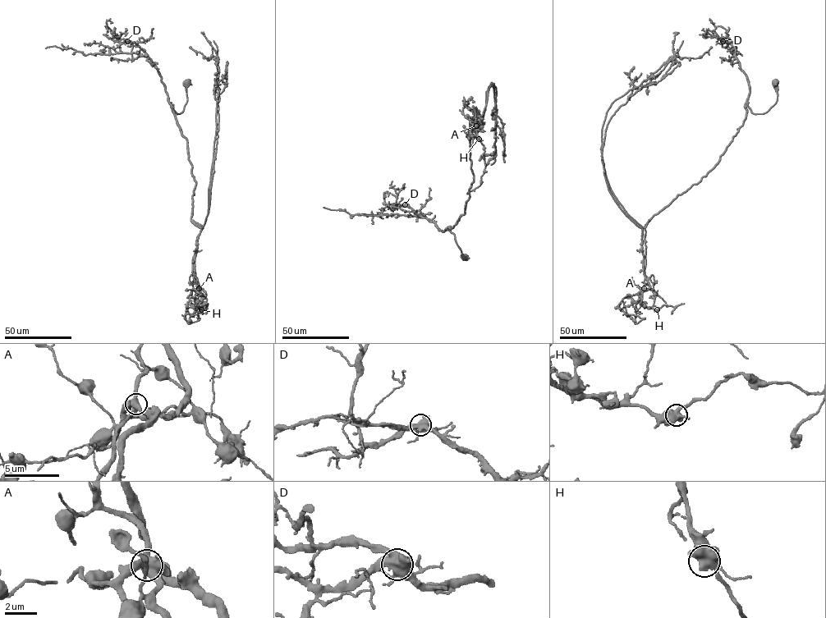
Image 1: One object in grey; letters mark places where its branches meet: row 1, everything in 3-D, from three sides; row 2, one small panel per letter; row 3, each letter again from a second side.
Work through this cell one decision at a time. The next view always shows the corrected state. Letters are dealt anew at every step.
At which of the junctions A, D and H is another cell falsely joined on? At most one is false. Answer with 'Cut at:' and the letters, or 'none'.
Cut at: A

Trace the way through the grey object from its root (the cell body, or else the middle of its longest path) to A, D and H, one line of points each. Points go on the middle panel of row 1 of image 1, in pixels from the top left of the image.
A: (464, 256), (449, 227), (464, 213), (470, 197), (469, 131), (474, 123), (479, 129), (479, 119), (476, 125)
D: (464, 256), (464, 259), (448, 227), (440, 231), (404, 204)
H: (464, 256), (449, 227), (464, 213), (473, 180), (469, 131), (483, 123), (476, 130), (479, 139)

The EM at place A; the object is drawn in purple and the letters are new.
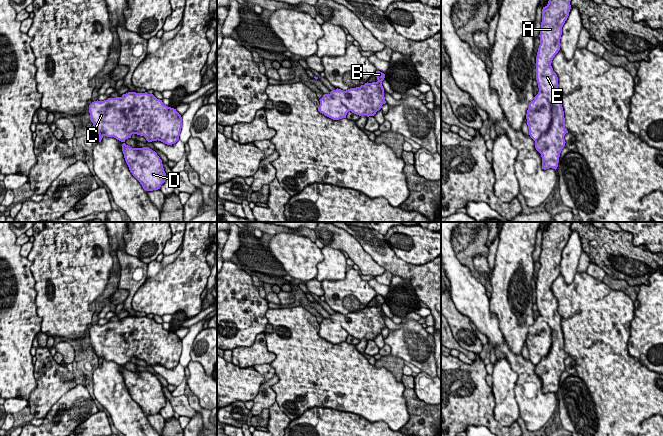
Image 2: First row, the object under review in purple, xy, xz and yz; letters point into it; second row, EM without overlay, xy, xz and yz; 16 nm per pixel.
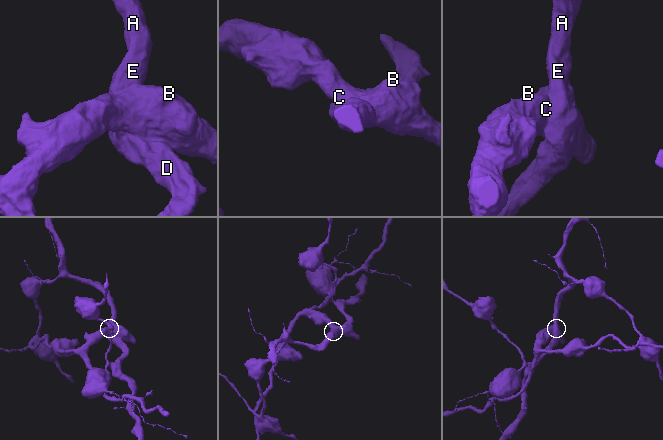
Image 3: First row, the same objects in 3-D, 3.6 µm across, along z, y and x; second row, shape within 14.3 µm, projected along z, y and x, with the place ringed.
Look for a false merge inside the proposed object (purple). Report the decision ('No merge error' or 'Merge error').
Merge error

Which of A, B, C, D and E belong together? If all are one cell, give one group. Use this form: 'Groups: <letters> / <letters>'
Groups: A D E / B C

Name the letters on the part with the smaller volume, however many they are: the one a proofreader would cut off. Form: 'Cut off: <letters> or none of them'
Cut off: B, C

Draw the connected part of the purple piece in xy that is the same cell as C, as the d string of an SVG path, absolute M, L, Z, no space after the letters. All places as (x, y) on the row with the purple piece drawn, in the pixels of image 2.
M128 92L118 102L94 101L89 105L90 120L98 134L114 137L121 142L132 134L144 136L148 142L161 141L172 145L179 140L182 117L176 109L163 104L153 94Z

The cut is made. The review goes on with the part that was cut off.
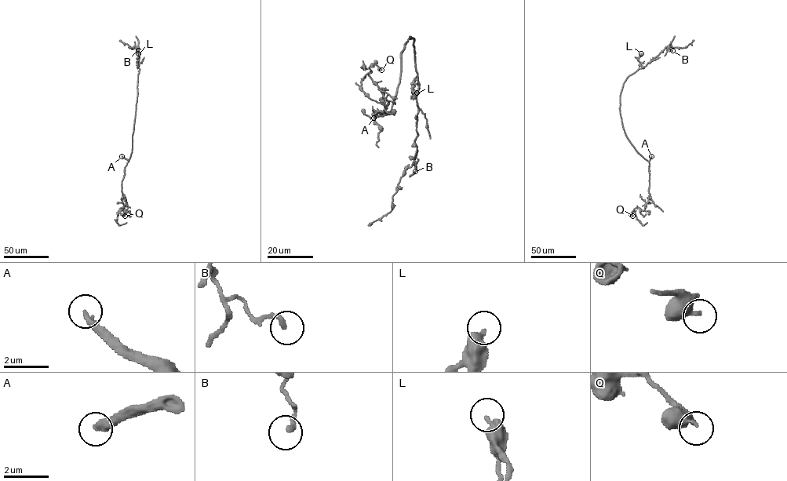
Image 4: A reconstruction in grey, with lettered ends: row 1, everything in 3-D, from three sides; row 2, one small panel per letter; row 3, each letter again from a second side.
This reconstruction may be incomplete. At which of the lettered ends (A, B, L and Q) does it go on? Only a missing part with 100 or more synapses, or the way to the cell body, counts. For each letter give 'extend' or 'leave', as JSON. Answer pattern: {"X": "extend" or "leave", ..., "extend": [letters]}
{"A": "extend", "B": "leave", "L": "leave", "Q": "leave", "extend": ["A"]}

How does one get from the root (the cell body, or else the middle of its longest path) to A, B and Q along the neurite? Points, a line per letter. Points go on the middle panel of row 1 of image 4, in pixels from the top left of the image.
A: (405, 46), (401, 52), (400, 82), (391, 111), (373, 118)
B: (405, 46), (409, 37), (413, 38), (414, 62), (419, 84), (416, 96), (417, 113), (415, 171)
Q: (405, 46), (391, 110), (377, 113), (373, 111), (382, 111), (388, 101), (368, 73), (373, 64), (381, 70)

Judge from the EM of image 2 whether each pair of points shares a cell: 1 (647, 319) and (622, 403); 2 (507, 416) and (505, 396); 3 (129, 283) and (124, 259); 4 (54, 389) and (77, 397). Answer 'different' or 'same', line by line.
1: different
2: same
3: same
4: different

